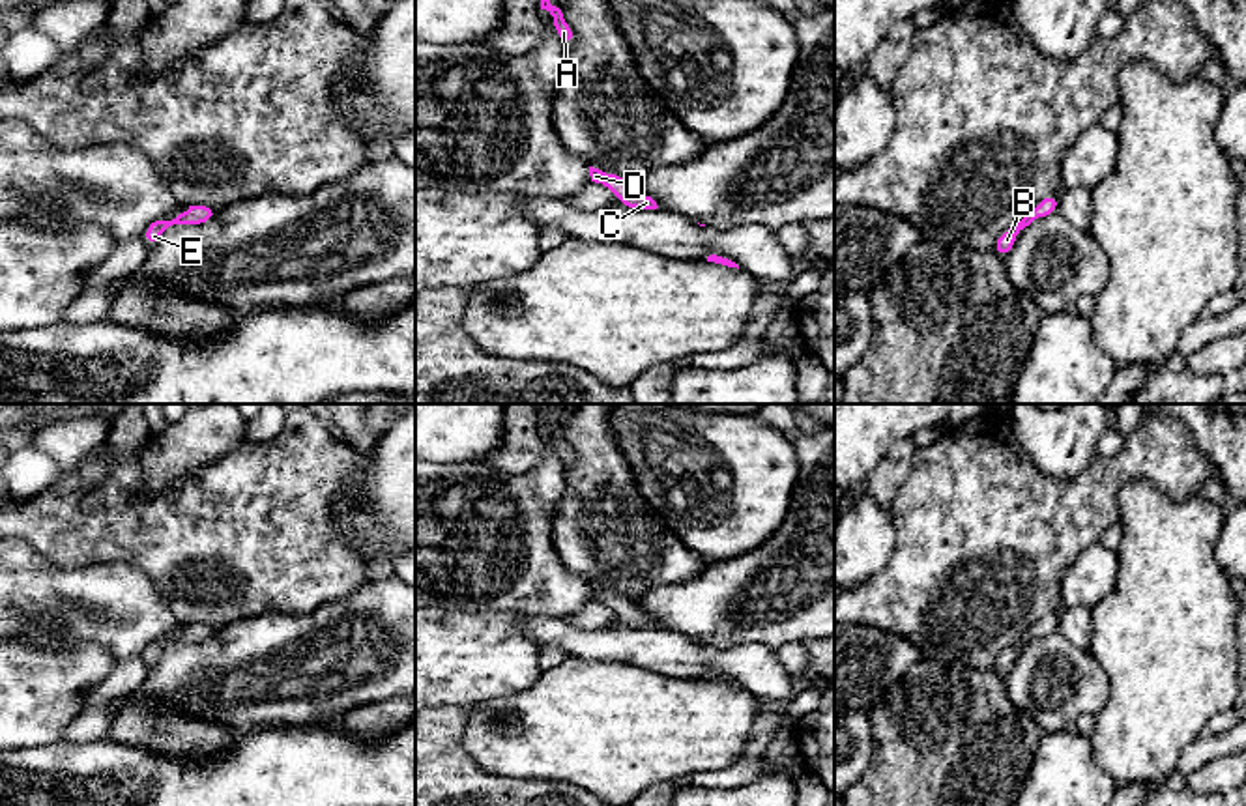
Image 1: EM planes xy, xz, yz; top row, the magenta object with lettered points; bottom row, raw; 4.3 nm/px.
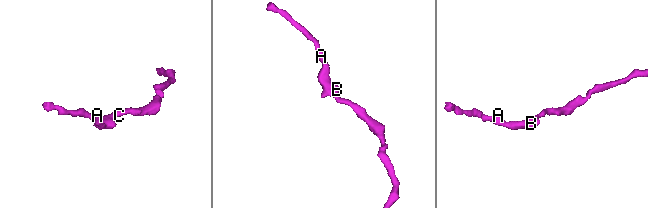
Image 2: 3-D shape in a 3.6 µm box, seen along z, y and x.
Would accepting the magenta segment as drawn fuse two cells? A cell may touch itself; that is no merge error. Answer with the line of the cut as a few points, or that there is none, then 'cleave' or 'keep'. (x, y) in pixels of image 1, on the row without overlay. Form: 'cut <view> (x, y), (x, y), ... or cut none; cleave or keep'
cut none; keep

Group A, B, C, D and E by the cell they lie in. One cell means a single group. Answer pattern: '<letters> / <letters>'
A B C D E

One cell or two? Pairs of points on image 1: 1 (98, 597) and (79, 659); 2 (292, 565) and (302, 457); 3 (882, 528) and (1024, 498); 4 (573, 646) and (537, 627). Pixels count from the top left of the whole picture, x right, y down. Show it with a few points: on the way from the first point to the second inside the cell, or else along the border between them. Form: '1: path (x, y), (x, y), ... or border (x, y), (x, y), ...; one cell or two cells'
1: border (42, 649), (94, 642), (116, 661); two cells
2: path (292, 539), (292, 483); one cell
3: border (889, 505), (895, 522), (895, 548), (882, 567); two cells
4: path (564, 636), (556, 631), (547, 631); one cell

